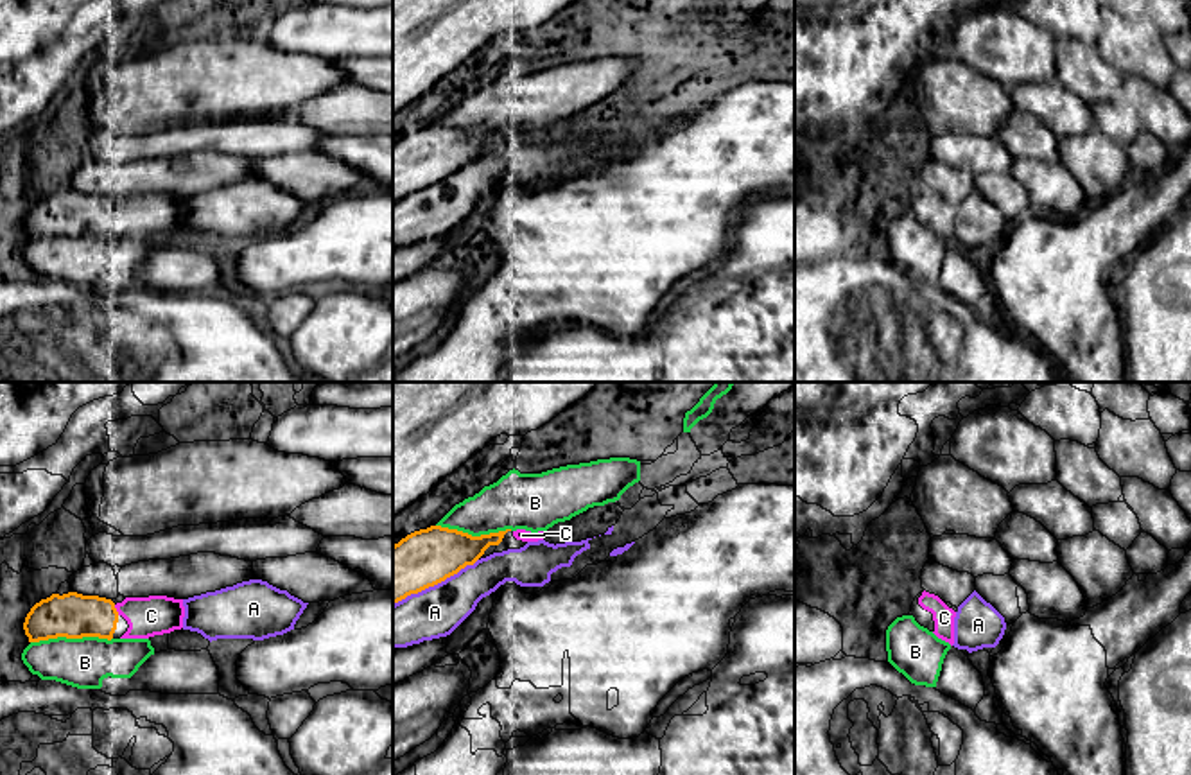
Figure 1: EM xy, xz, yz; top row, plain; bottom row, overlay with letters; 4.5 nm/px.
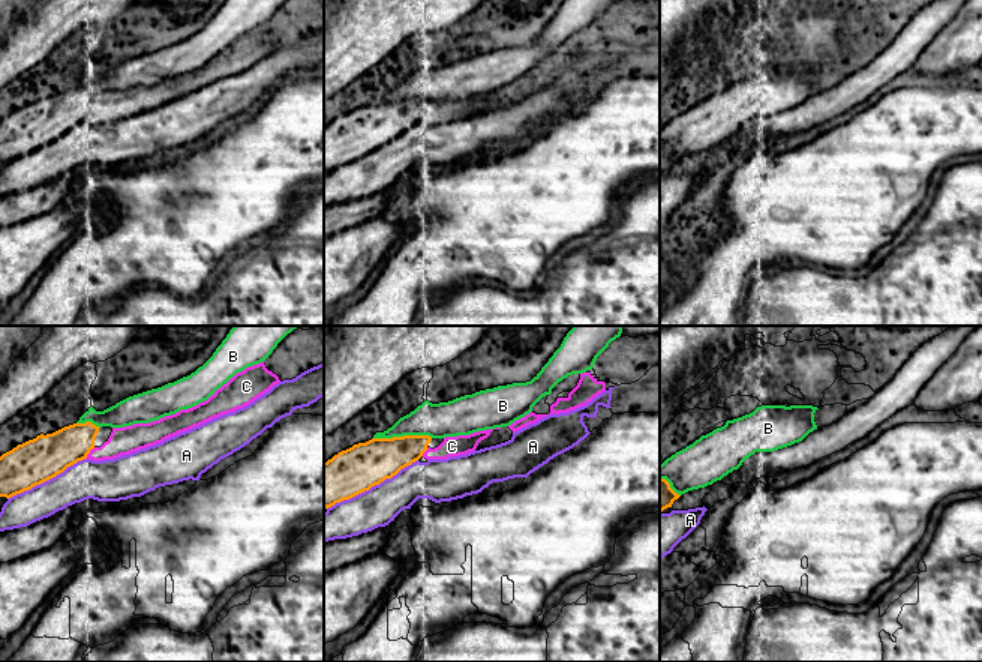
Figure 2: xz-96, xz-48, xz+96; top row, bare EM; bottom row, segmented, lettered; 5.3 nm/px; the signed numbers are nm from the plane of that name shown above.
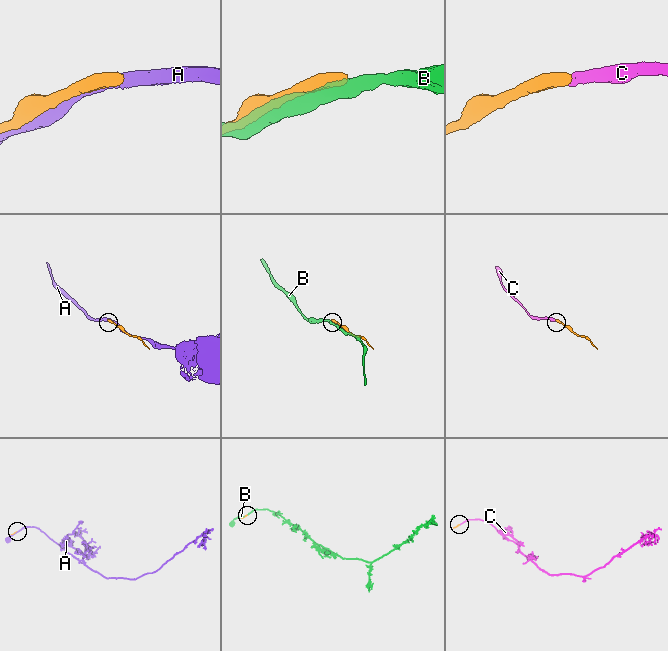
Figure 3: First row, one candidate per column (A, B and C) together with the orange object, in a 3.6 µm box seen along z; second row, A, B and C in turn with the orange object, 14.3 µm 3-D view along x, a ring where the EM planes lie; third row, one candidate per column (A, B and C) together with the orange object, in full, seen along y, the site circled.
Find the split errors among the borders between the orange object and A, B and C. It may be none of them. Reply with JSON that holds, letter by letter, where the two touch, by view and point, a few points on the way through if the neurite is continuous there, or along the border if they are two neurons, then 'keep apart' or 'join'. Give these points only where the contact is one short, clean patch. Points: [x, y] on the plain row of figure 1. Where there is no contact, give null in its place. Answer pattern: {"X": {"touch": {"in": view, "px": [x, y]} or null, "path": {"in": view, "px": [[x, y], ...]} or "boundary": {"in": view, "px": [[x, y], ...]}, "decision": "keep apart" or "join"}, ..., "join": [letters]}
{"A": {"touch": {"in": "xz", "px": [434, 182]}, "decision": "keep apart"}, "B": {"touch": {"in": "xy", "px": [70, 235]}, "decision": "keep apart"}, "C": {"touch": {"in": "xy", "px": [115, 208]}, "path": {"in": "xy", "px": [[74, 214], [101, 214], [115, 208], [137, 208], [151, 214]]}, "decision": "join"}, "join": ["C"]}

